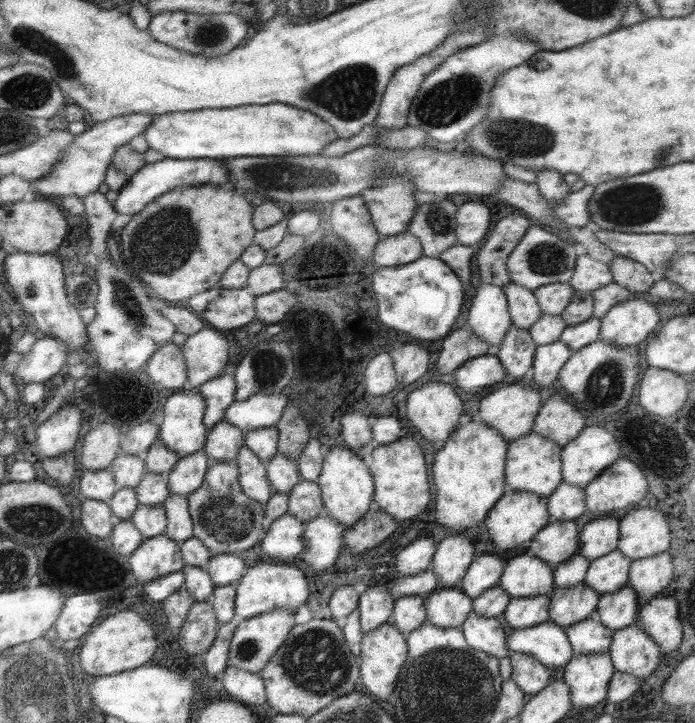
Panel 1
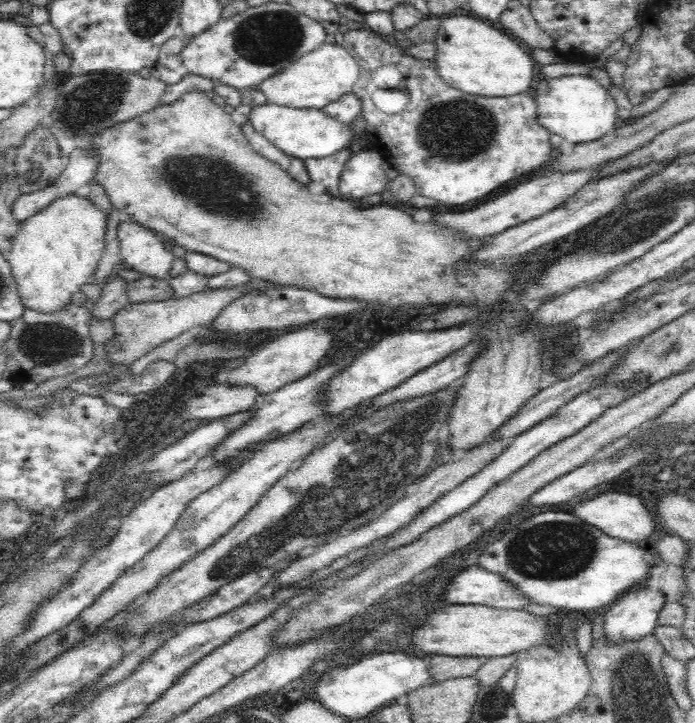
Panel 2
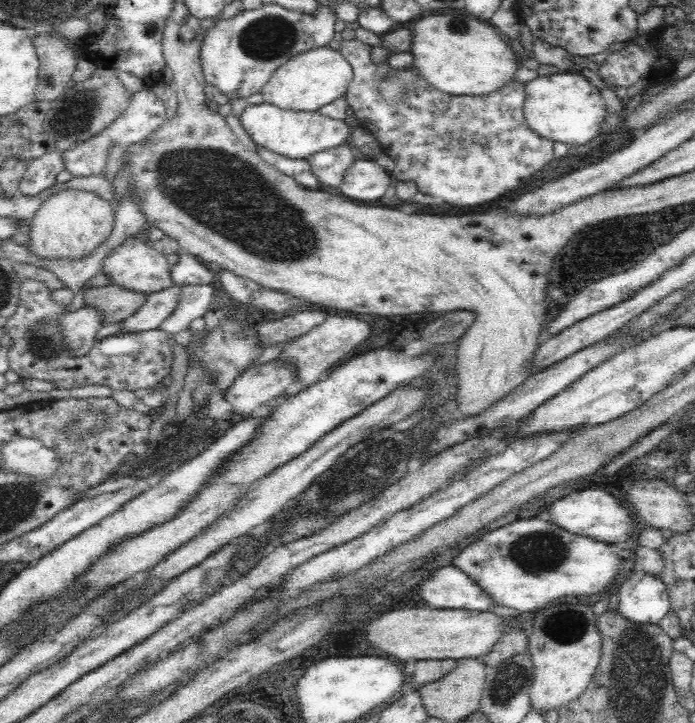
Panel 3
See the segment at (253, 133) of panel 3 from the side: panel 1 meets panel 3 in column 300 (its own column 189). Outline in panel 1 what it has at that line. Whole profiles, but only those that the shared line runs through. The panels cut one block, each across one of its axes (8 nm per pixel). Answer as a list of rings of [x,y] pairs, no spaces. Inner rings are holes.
[[[248,104],[233,108],[203,108],[201,110],[167,112],[155,115],[142,134],[148,148],[157,150],[164,158],[228,159],[236,156],[307,156],[323,154],[321,150],[337,139],[334,128],[312,112],[288,104]]]

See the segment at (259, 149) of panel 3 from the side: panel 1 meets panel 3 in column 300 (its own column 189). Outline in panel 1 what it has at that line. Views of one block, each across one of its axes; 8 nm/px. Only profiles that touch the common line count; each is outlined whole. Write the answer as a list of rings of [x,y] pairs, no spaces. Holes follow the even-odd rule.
[[[164,158],[157,162],[147,163],[137,169],[126,183],[118,190],[117,199],[113,202],[113,209],[119,215],[135,215],[140,212],[145,205],[149,205],[153,199],[165,192],[169,192],[178,186],[199,186],[200,184],[227,185],[228,172],[222,163],[222,159],[178,159]]]

